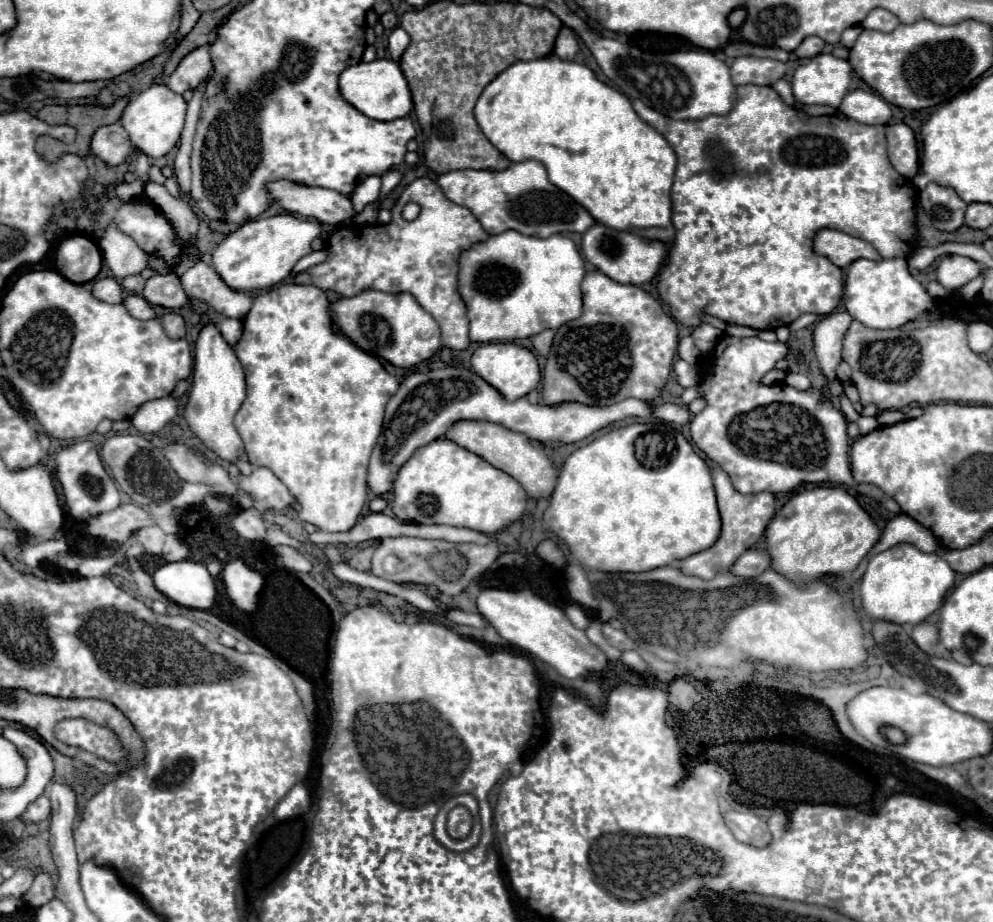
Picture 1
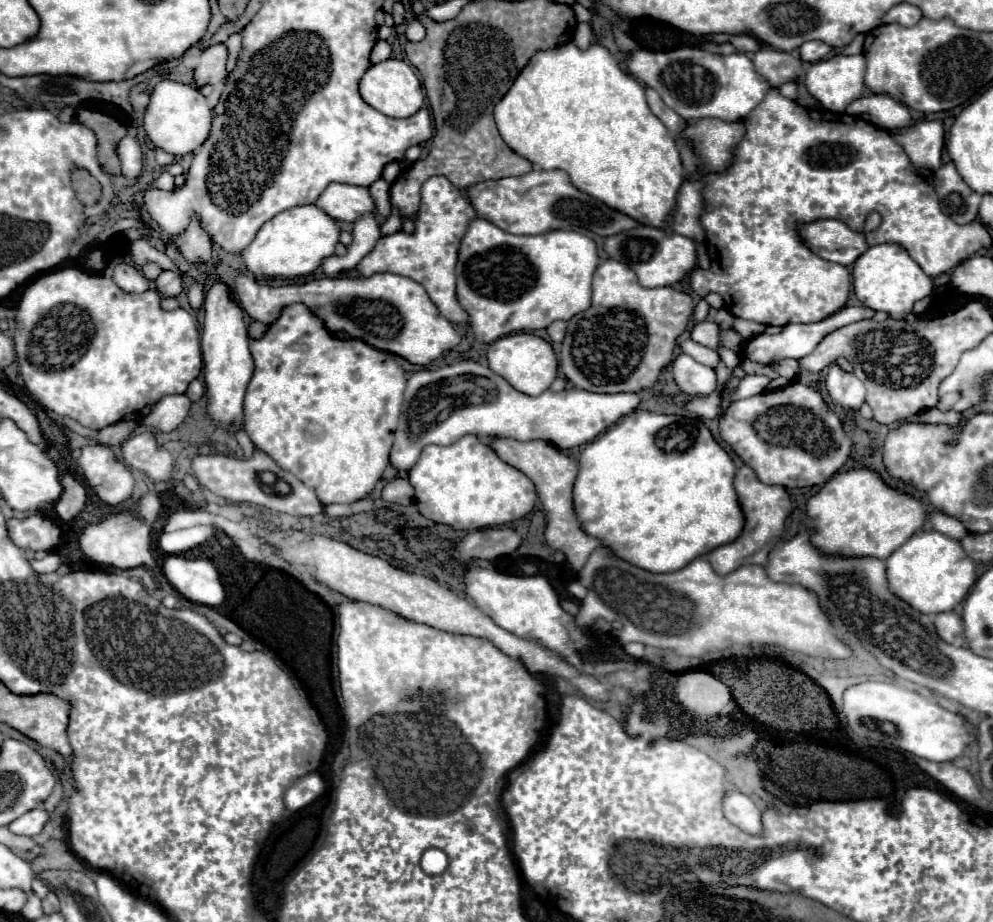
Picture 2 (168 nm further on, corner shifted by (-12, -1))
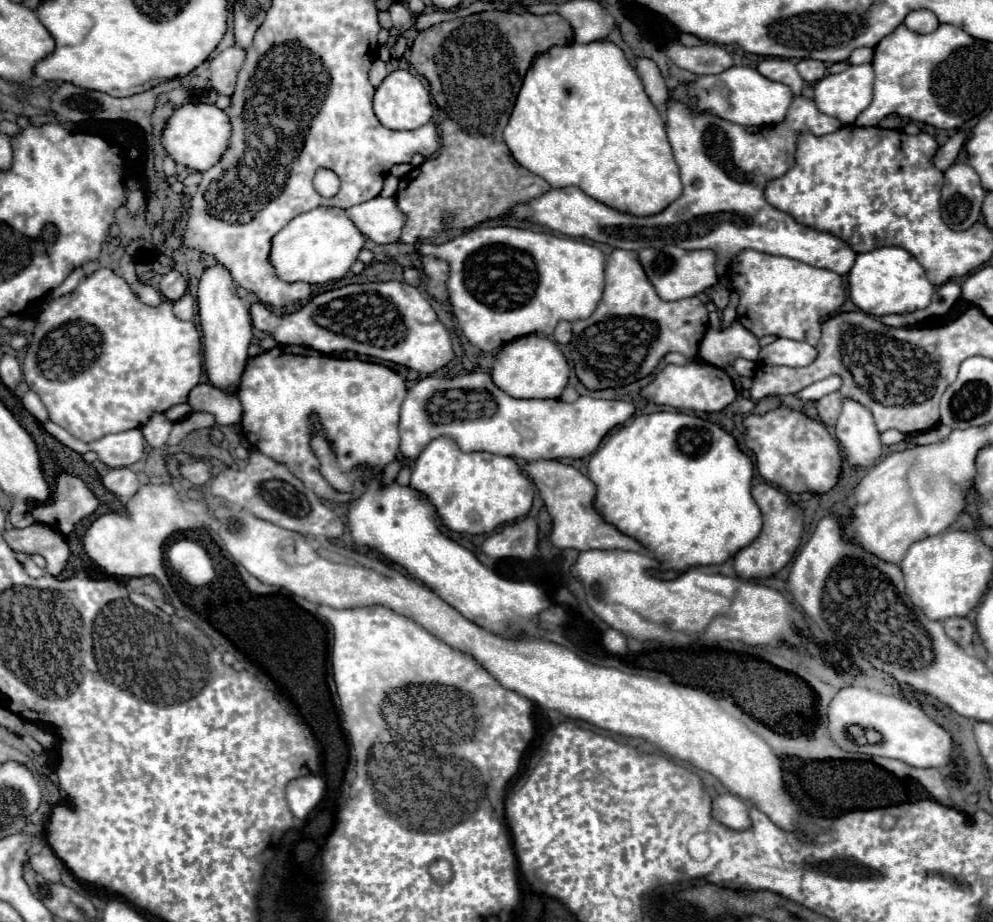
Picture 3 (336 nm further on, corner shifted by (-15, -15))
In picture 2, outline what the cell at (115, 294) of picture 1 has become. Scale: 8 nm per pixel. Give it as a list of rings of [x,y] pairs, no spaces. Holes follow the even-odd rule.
[[[121,262],[114,270],[114,282],[124,290],[124,292],[146,292],[150,282],[144,278],[144,274],[133,265]]]

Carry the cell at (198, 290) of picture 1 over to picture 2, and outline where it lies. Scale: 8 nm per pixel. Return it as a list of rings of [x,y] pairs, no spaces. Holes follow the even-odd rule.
[[[240,274],[236,278],[236,294],[246,314],[262,324],[272,324],[286,306],[302,302],[324,322],[328,332],[346,332],[356,340],[364,340],[378,350],[398,354],[418,366],[428,366],[444,350],[450,350],[460,342],[458,332],[444,316],[440,316],[426,290],[412,278],[398,274],[374,274],[368,278],[320,278],[306,284],[276,288],[258,284],[250,274]]]

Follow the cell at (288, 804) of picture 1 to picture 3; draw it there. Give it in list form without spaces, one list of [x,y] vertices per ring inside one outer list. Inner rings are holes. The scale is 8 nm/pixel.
[[[303,776],[291,780],[287,786],[287,804],[297,818],[307,818],[309,812],[321,802],[325,782],[319,776]]]

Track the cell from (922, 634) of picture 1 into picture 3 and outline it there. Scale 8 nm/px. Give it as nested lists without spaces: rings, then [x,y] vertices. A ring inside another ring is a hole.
[[[947,618],[943,620],[943,628],[947,636],[951,636],[951,640],[955,640],[955,644],[961,648],[967,648],[975,634],[975,626],[967,618]]]

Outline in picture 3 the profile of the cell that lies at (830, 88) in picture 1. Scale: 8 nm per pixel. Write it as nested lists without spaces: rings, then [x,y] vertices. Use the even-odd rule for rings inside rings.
[[[871,64],[849,66],[841,74],[827,74],[815,84],[817,108],[837,118],[843,124],[853,124],[855,118],[869,106],[873,90]]]

